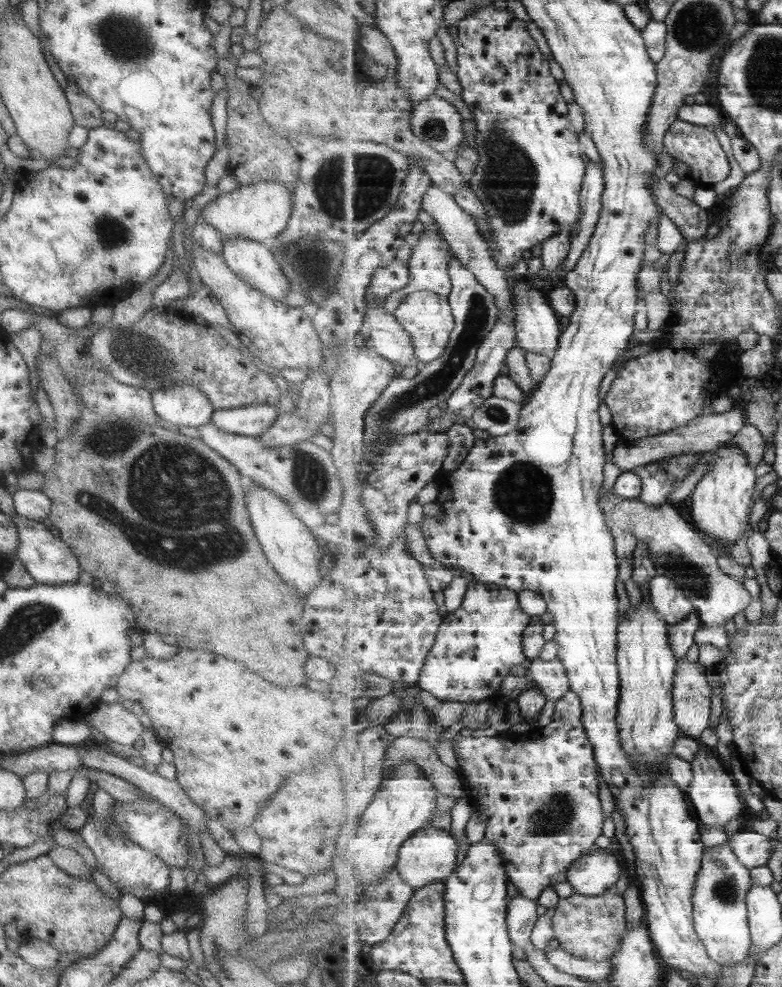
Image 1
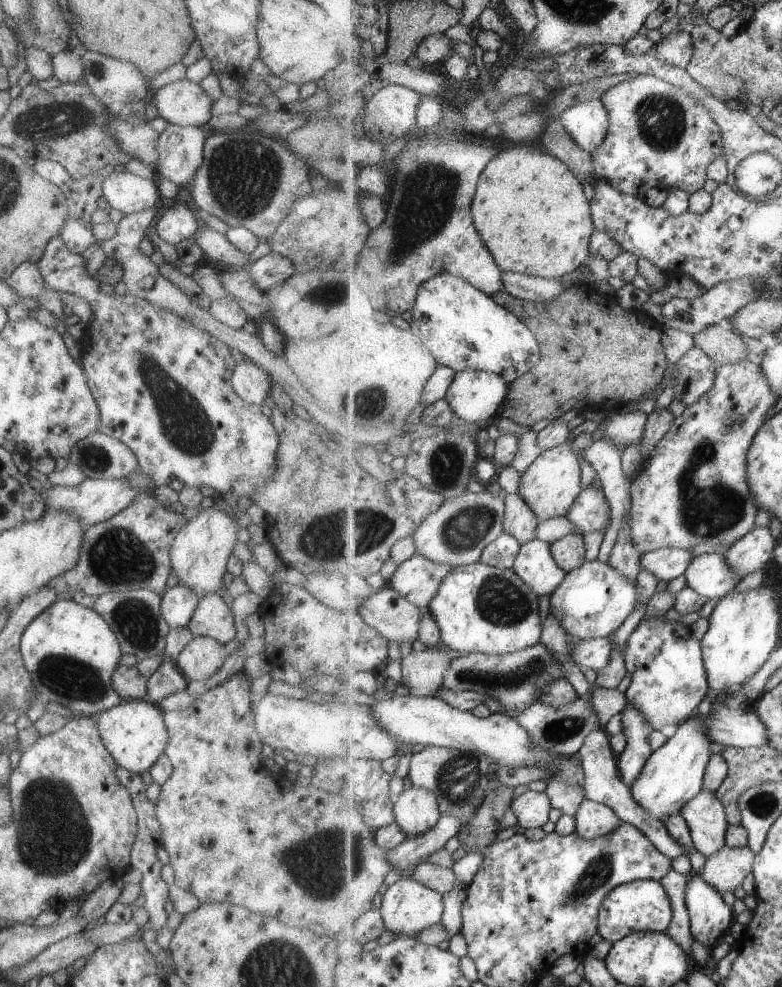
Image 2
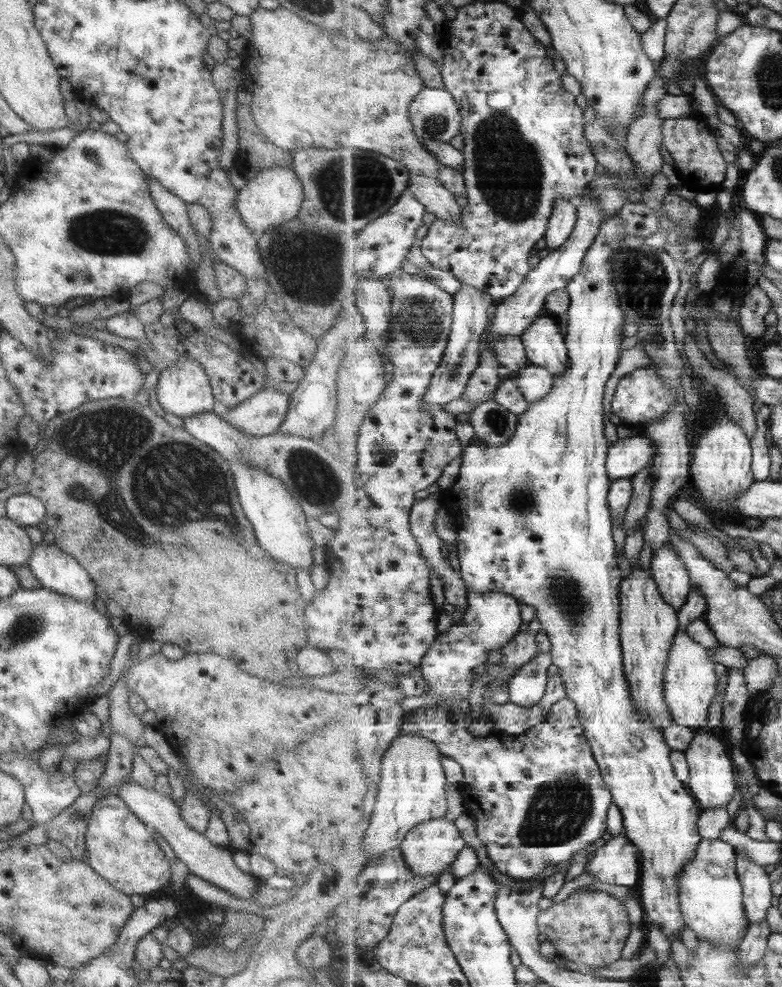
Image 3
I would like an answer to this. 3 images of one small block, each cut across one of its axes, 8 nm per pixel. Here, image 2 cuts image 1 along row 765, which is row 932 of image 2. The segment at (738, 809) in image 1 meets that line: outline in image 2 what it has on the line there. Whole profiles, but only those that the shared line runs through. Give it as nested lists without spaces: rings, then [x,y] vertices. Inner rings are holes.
[[[700,873],[690,876],[686,903],[693,937],[709,950],[722,941],[735,921],[735,913],[723,900],[720,890],[707,884]]]

